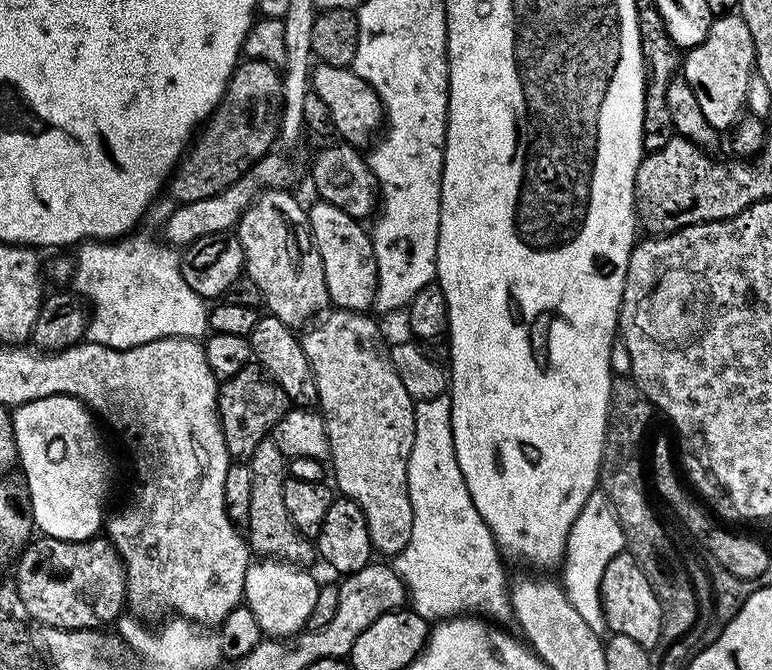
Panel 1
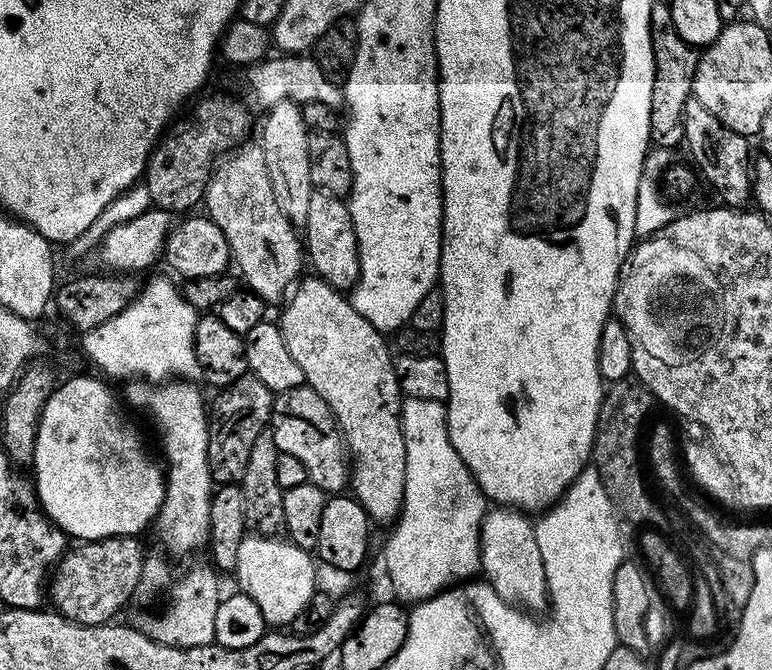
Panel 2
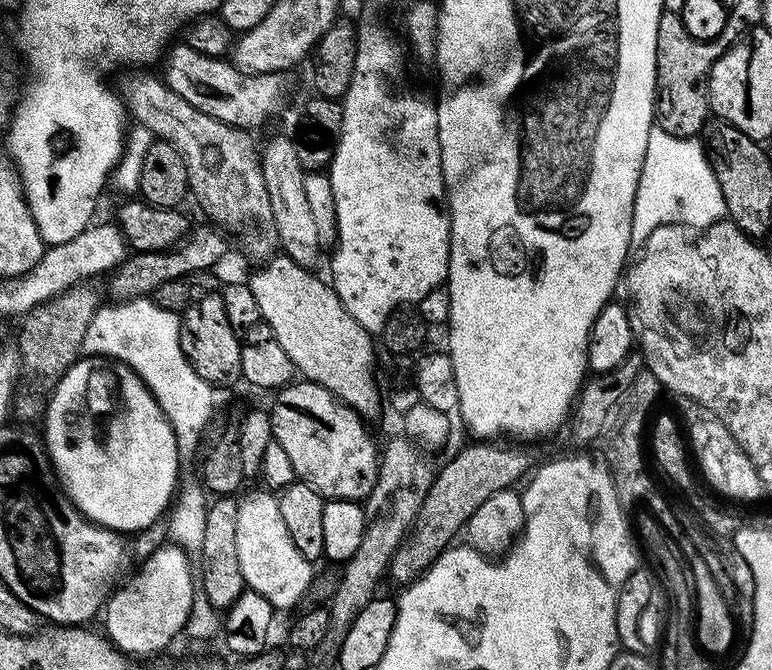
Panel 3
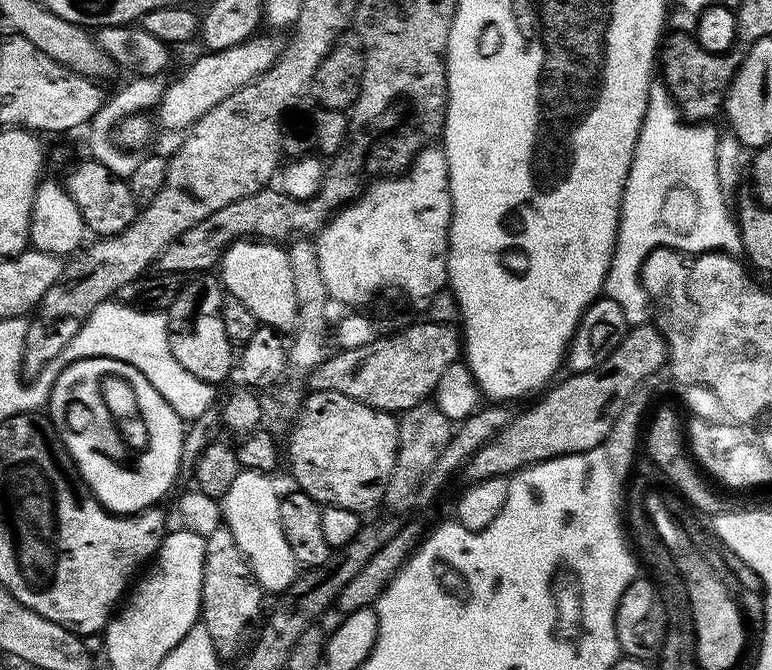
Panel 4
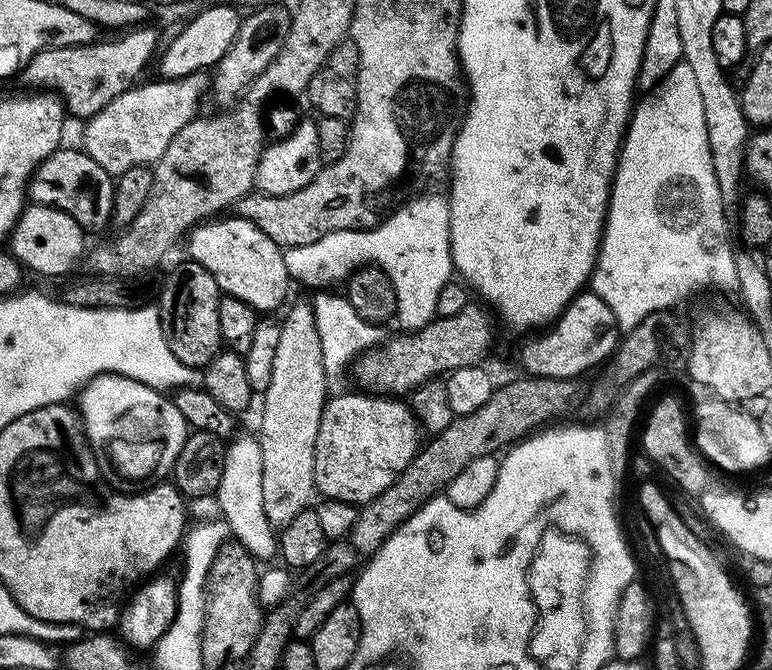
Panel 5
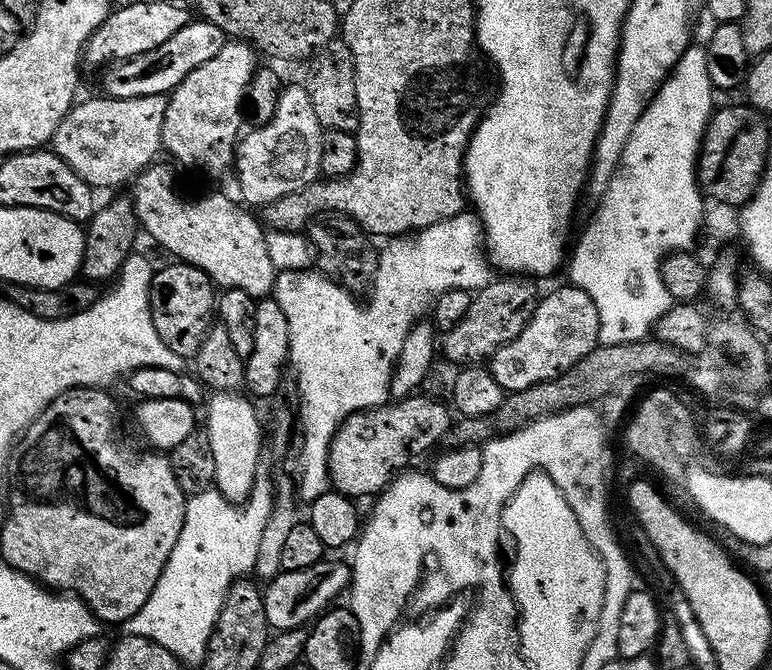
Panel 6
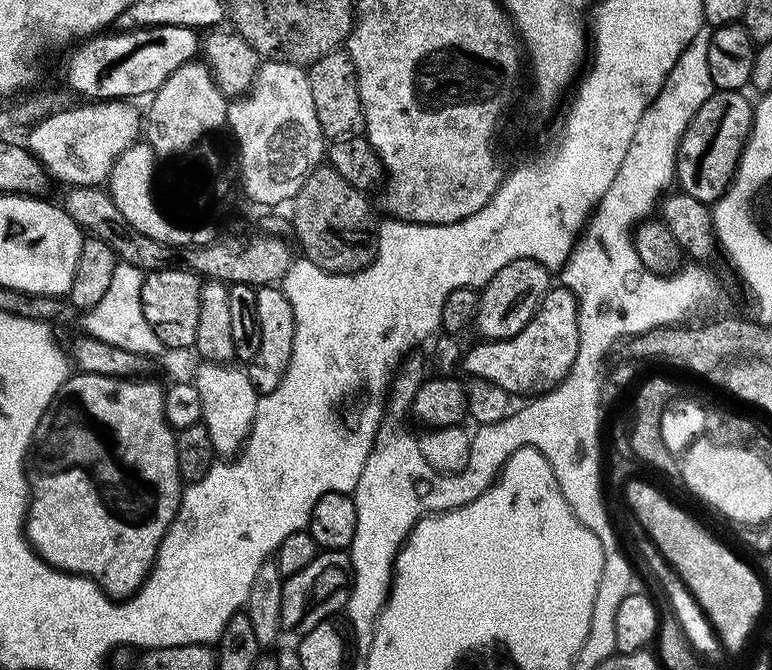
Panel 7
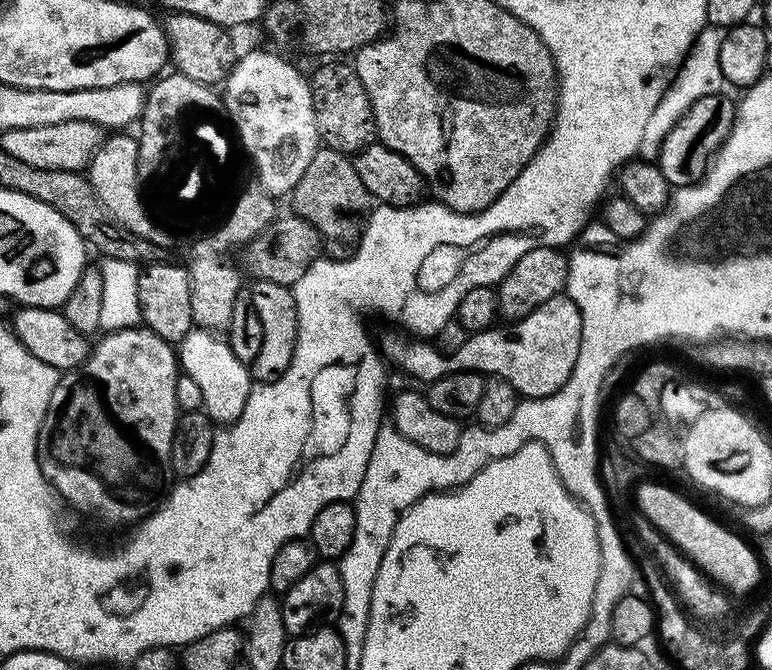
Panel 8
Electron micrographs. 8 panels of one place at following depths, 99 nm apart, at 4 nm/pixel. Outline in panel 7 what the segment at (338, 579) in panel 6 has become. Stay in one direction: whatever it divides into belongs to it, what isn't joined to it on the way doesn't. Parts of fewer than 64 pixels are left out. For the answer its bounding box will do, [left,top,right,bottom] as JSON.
[280,551,352,634]

